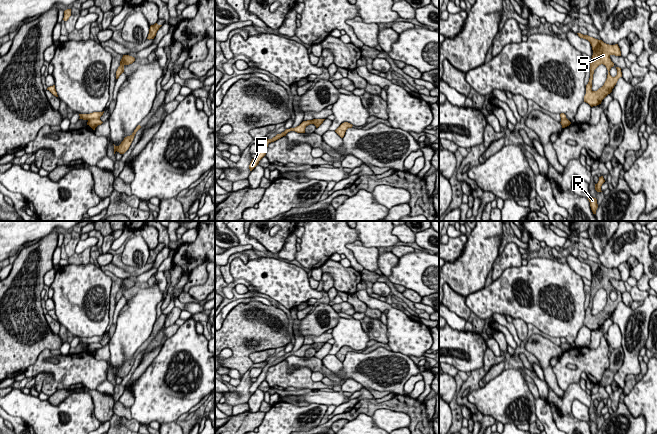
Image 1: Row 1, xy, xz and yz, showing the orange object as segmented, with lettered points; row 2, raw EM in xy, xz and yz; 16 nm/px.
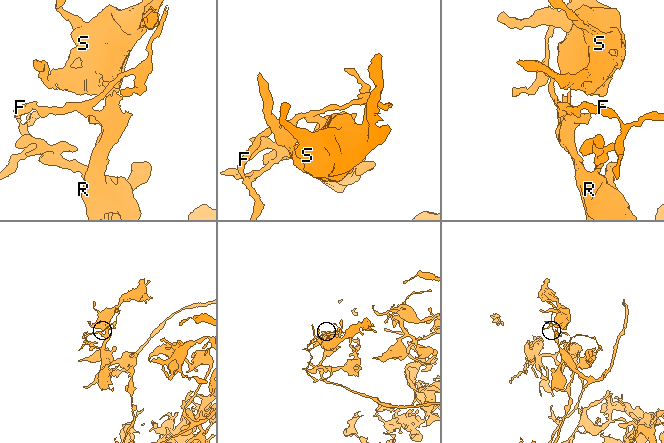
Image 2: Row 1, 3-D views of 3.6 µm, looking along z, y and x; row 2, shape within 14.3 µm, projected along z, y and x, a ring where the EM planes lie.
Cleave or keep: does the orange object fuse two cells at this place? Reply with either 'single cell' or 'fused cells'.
single cell

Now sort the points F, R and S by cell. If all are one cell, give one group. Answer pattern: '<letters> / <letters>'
F R S

